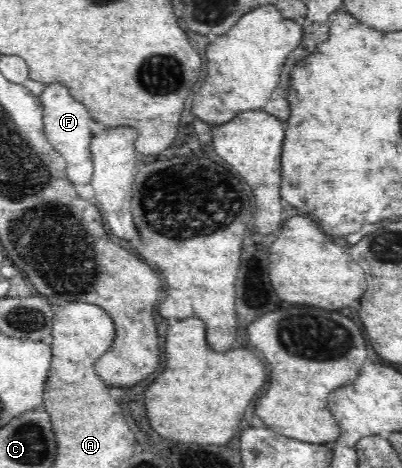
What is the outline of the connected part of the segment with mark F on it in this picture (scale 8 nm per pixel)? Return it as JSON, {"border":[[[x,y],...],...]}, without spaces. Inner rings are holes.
{"border":[[[54,81],[47,84],[40,94],[44,105],[44,129],[49,143],[56,152],[65,160],[69,180],[74,184],[77,195],[83,200],[90,200],[94,197],[94,188],[90,184],[93,176],[94,161],[91,153],[92,136],[89,125],[93,118],[90,116],[87,107],[81,104],[69,94],[69,90],[60,82]],[[79,184],[89,184],[89,188],[77,188]],[[81,192],[93,192],[93,196],[81,196]]]}

